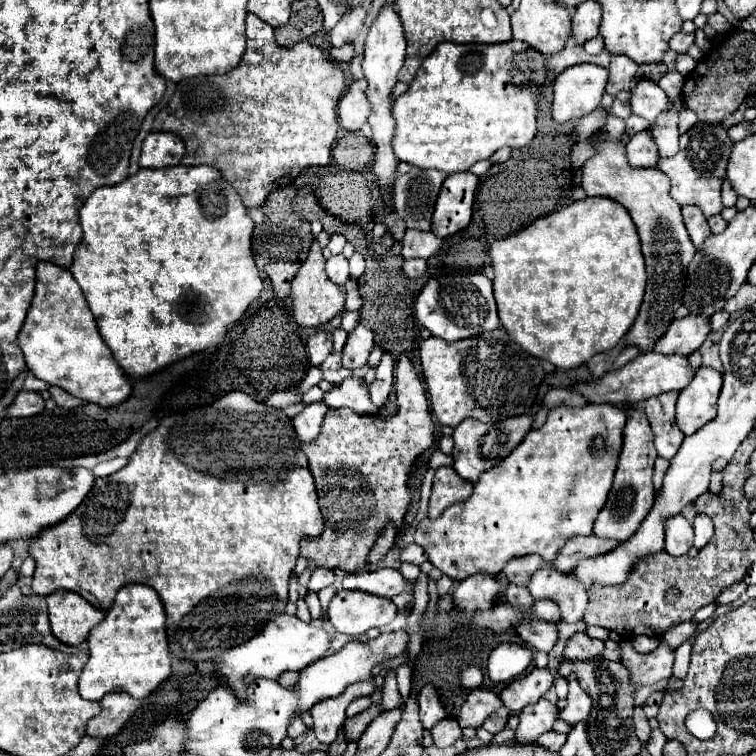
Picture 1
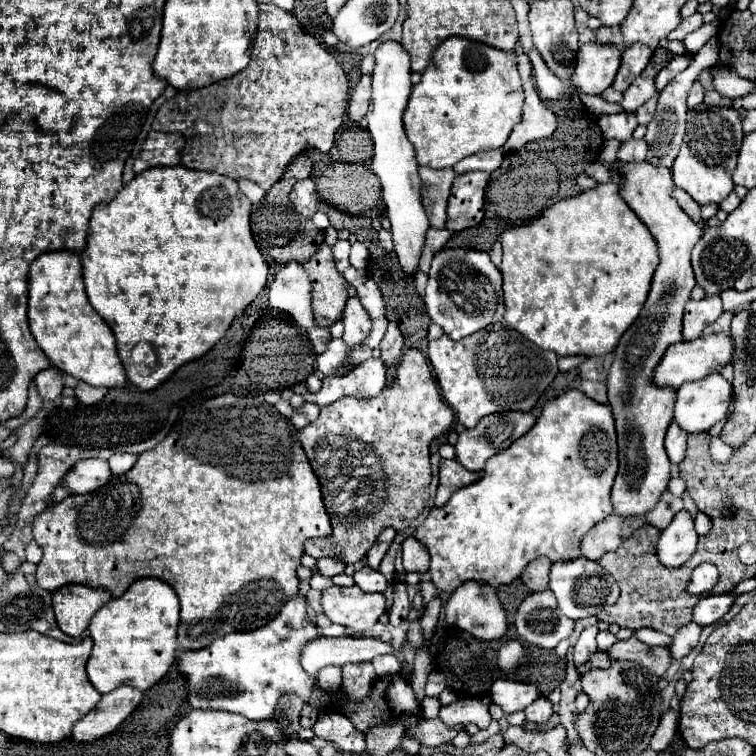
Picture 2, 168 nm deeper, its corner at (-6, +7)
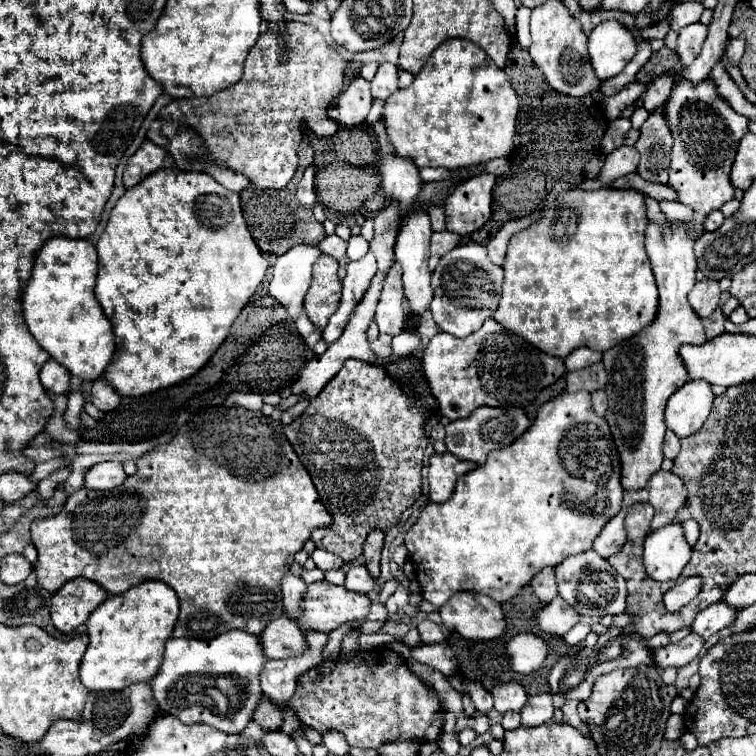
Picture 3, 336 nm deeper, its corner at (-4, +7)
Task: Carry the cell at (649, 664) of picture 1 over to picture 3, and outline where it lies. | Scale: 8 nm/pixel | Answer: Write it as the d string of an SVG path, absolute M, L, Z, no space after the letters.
M715 602L707 610L701 610L697 614L693 632L707 640L709 636L717 634L719 630L731 626L737 620L737 612L739 612L739 608L733 608L727 602Z

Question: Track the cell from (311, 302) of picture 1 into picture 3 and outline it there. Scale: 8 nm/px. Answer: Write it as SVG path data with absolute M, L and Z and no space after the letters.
M321 254L315 262L313 270L313 282L305 294L305 312L309 320L323 328L329 320L329 316L339 308L341 302L341 278L337 276L337 260L331 256Z

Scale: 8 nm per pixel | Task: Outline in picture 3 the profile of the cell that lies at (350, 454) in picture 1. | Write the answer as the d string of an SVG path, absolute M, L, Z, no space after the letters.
M349 358L319 396L309 402L307 410L283 430L295 454L309 470L321 502L333 516L329 526L313 530L311 538L315 546L331 550L345 562L351 562L361 556L363 542L371 530L387 532L399 522L403 510L421 496L421 468L427 446L425 420L427 414L421 406L391 380L385 368Z

